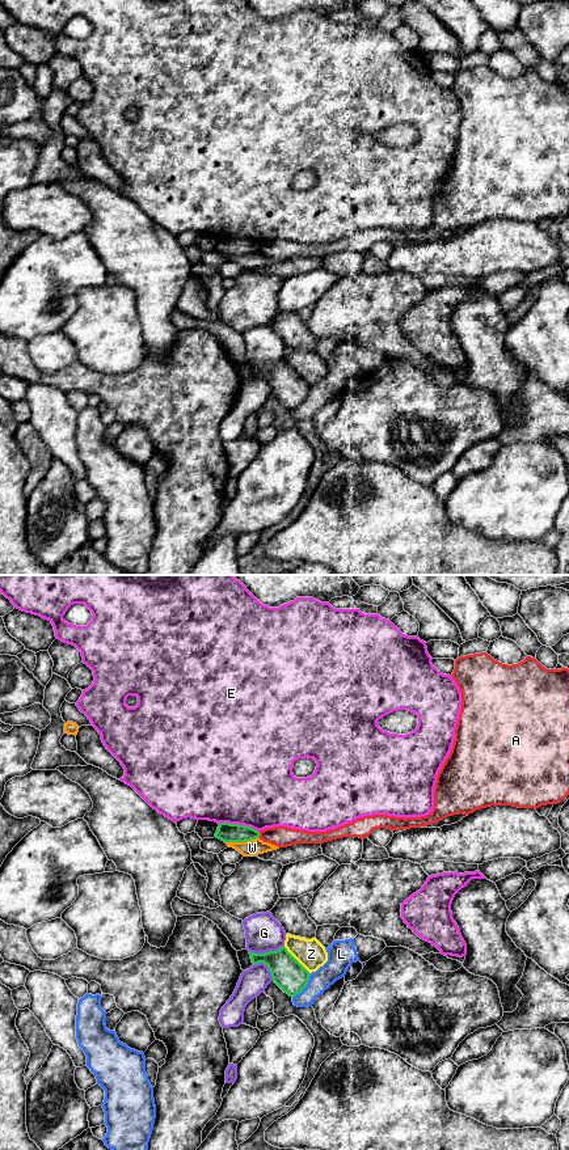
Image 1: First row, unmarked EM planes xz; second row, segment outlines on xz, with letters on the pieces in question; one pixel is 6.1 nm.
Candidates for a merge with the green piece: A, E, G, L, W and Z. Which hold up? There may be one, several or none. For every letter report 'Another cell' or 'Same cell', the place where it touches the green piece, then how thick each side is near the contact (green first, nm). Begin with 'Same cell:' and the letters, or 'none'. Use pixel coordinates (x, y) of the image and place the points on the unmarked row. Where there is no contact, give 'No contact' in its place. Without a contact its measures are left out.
Same cell: none
A: Another cell. Touches green at xz (258, 248). Thickness 120 nm (green) against 130 nm
E: Another cell. Touches green at xz (237, 237). Thickness 120 nm (green) against 500 nm
G: Another cell. Touches green at xz (266, 366). Thickness 190 nm (green) against 220 nm
L: Another cell. Touches green at xz (306, 398). Thickness 190 nm (green) against 140 nm
W: Another cell. Touches green at xz (241, 254). Thickness 120 nm (green) against 100 nm
Z: Another cell. Touches green at xz (296, 373). Thickness 190 nm (green) against 180 nm

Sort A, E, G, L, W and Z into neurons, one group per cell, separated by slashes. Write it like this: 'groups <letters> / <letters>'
groups A / E Z / G / L / W

